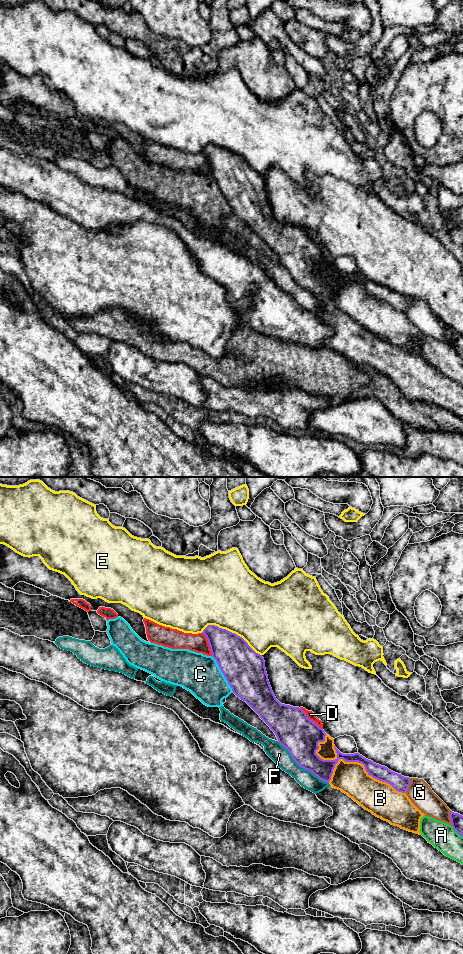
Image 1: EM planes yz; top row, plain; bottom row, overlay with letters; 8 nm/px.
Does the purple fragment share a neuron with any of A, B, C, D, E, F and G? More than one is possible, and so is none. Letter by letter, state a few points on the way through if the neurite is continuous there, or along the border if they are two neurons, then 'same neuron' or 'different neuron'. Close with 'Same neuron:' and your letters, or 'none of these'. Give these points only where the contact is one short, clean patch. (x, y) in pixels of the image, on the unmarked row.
A: different neuron
B: different neuron
C: different neuron
D: different neuron
E: different neuron
F: different neuron
G: different neuron
Same neuron: none of these

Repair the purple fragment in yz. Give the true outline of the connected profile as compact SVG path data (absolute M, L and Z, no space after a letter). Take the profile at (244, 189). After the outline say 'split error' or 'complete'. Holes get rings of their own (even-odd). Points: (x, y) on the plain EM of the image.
M208 145L202 153L206 156L212 177L216 180L233 213L245 221L270 247L278 262L288 270L293 280L301 288L312 292L320 300L329 303L335 285L340 279L345 282L358 282L364 285L368 295L390 304L398 312L406 313L411 303L409 297L404 297L385 286L376 284L359 273L343 274L334 266L337 278L335 280L321 279L316 271L319 269L318 263L325 261L326 253L310 240L301 228L281 224L276 219L268 200L262 175L256 173L242 157L218 146Z; complete

